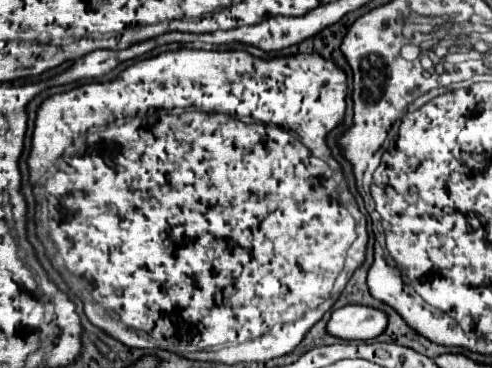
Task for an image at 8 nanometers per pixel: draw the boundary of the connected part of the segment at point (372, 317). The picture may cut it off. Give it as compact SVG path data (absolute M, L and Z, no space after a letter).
M348 304L332 312L328 332L340 340L372 340L386 330L386 312L364 304Z

